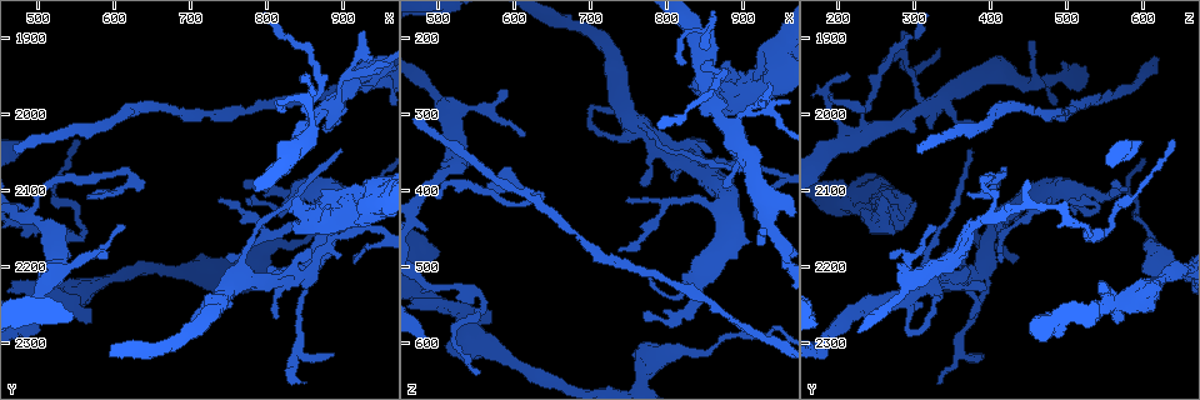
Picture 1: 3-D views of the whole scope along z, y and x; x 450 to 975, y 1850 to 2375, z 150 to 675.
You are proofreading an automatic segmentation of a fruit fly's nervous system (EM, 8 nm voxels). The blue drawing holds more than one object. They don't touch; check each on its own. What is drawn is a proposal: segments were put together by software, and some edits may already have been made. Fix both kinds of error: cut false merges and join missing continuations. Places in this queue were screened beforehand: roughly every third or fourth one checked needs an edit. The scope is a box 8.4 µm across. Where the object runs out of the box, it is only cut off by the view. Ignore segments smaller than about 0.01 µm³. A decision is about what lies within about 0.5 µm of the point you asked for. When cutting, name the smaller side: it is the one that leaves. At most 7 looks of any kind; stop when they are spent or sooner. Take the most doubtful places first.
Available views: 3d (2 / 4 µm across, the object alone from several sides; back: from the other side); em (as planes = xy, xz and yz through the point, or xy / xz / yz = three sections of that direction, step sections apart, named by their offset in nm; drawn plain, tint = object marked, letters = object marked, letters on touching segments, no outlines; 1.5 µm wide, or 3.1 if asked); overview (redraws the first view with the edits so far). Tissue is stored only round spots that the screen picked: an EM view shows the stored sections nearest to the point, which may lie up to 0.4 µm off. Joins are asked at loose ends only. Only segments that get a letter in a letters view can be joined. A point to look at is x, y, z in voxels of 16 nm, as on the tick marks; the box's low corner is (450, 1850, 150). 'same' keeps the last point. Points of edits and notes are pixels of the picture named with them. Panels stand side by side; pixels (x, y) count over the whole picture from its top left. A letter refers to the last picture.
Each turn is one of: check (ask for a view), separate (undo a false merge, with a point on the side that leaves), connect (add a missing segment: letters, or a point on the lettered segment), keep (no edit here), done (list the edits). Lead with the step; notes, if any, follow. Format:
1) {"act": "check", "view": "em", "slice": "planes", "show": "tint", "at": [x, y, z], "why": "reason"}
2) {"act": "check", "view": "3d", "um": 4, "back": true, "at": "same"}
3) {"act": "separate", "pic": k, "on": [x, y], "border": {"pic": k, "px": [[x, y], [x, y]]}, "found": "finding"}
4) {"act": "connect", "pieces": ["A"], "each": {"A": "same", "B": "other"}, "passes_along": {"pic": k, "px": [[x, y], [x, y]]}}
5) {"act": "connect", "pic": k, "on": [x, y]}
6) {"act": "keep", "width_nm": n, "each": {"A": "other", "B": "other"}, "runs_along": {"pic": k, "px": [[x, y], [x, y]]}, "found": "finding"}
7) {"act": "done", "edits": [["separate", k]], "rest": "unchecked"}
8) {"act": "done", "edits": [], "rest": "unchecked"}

{"act": "check", "view": "em", "slice": "planes", "show": "tint", "at": [495, 2290, 485], "why": "thick end"}

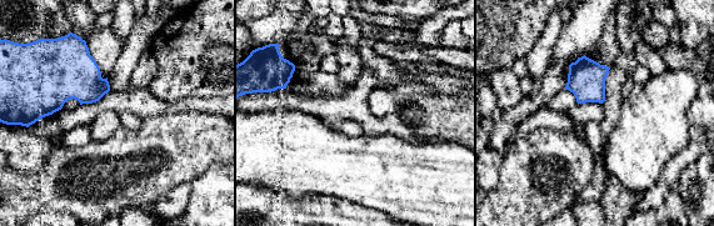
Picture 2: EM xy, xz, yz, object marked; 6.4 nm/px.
{"act": "check", "view": "em", "slice": "planes", "show": "letters", "at": "same", "why": "what lies round it"}

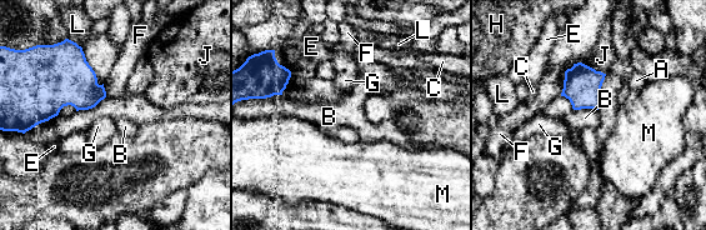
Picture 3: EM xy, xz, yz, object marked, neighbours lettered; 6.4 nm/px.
{"act": "keep", "longest_contact_nm": ["J", 180], "each": {"A": "other", "B": "other", "C": "other", "E": "other", "F": "other", "G": "other", "H": "other", "J": "other", "L": "other", "M": "other"}, "found": "none of them fits"}

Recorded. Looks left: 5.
{"act": "check", "view": "em", "slice": "yz", "step": 8, "show": "tint", "at": [850, 2030, 230]}

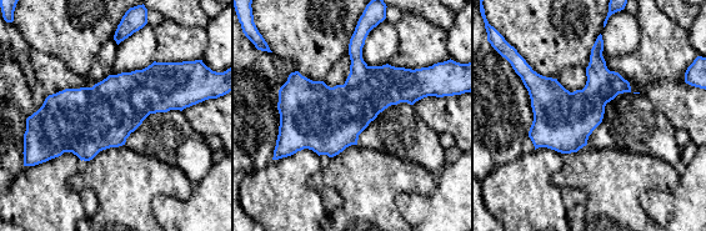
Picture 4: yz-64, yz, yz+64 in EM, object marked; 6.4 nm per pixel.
{"act": "check", "view": "em", "slice": "xz", "step": 4, "show": "letters", "at": "same", "why": "another direction"}

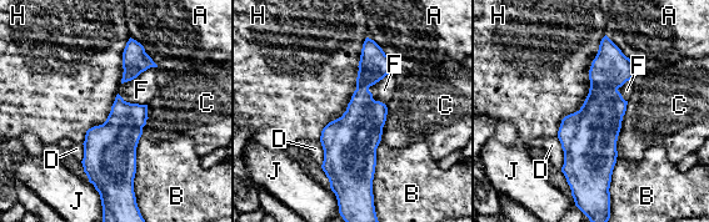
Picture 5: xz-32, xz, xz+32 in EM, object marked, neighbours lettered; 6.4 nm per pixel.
{"act": "keep", "width_nm": 280, "longest_contact_nm": ["H", 750], "each": {"A": "other", "B": "other", "C": "other", "D": "other", "F": "other", "H": "other", "J": "other"}, "found": "one cell here"}

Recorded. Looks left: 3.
{"act": "check", "view": "3d", "um": 2, "at": [550, 2165, 535], "why": "abrupt turn"}

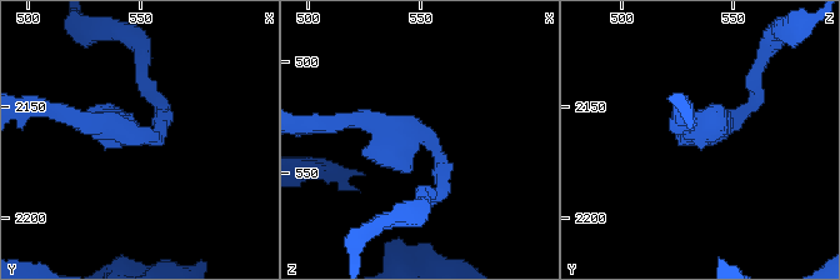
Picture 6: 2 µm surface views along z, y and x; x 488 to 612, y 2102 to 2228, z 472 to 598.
{"act": "check", "view": "em", "slice": "planes", "show": "letters", "at": [555, 2163, 539]}

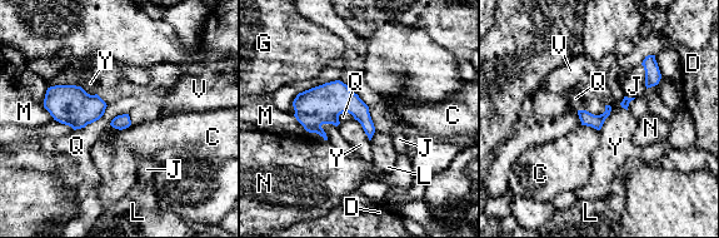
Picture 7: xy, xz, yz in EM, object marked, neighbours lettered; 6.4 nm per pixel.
{"act": "keep", "width_nm": 90, "each": {"C": "other", "D": "other", "G": "other", "J": "other", "L": "other", "M": "other", "N": "other", "Q": "other", "V": "other", "Y": "other"}, "found": "one cell here"}

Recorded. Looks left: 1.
{"act": "done", "edits": [], "rest": "unchecked"}

